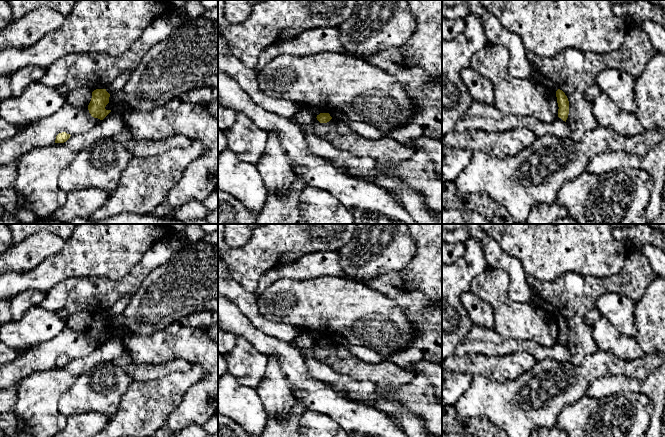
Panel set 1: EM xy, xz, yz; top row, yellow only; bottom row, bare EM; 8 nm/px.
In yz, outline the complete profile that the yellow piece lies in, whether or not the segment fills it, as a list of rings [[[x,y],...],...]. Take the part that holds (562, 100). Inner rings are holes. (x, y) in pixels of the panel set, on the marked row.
[[[558,89],[556,91],[557,103],[558,103],[558,117],[566,122],[569,114],[569,101],[565,93]]]

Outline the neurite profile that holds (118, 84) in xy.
[[[126,70],[122,74],[118,75],[110,85],[108,85],[105,89],[109,94],[116,93],[124,89],[127,84],[130,76],[132,74],[132,70]]]

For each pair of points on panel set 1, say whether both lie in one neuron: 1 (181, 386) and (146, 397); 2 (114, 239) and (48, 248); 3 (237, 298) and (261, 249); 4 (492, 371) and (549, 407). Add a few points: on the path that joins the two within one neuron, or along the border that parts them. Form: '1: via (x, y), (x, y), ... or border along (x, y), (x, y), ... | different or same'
1: via (172, 388), (162, 396), (155, 397) | same
2: border along (65, 241), (59, 251), (43, 260) | different
3: border along (228, 268), (234, 280), (246, 290), (254, 293) | different
4: border along (528, 369), (505, 381), (491, 381), (484, 376) | different

